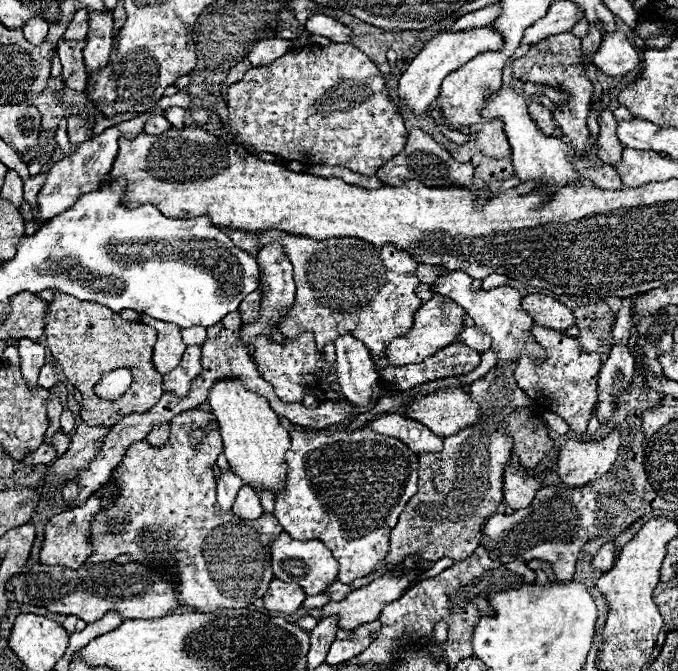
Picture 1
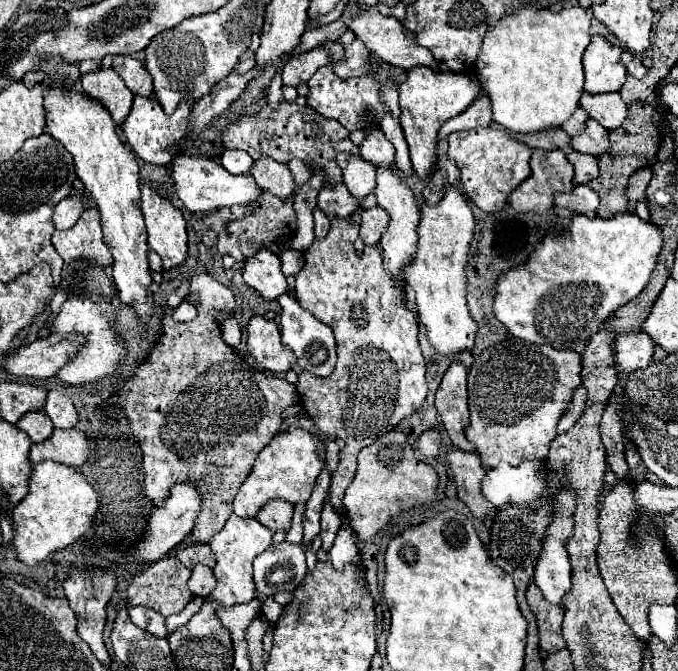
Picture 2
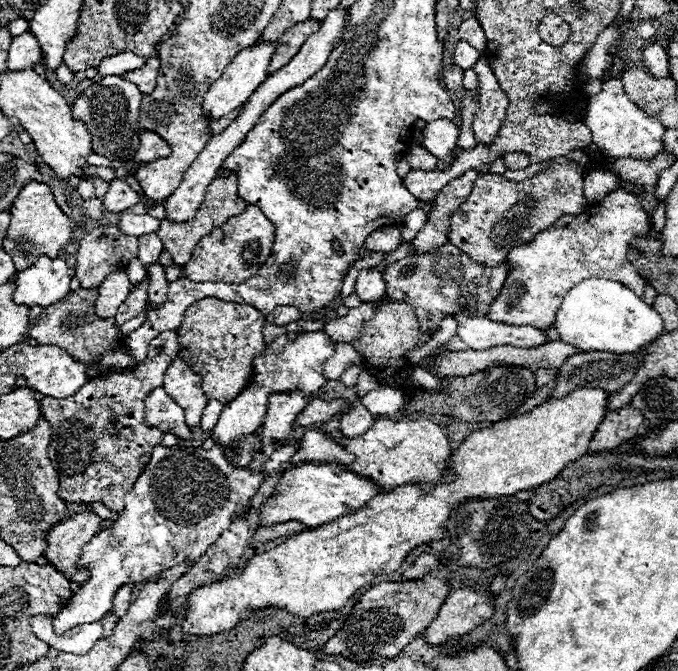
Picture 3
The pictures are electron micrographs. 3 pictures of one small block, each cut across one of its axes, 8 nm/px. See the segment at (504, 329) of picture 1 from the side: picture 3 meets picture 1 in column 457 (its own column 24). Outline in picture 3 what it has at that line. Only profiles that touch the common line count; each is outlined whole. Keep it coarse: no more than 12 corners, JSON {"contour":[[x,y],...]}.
{"contour":[[62,256],[16,274],[16,304],[50,306],[70,292]]}

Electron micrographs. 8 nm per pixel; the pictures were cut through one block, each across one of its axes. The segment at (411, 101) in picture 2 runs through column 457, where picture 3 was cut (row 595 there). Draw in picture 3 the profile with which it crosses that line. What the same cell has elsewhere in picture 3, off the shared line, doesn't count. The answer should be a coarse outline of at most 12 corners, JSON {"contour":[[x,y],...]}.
{"contour":[[152,450],[78,568],[58,636],[122,584],[190,564],[246,514],[264,474],[224,450]]}

